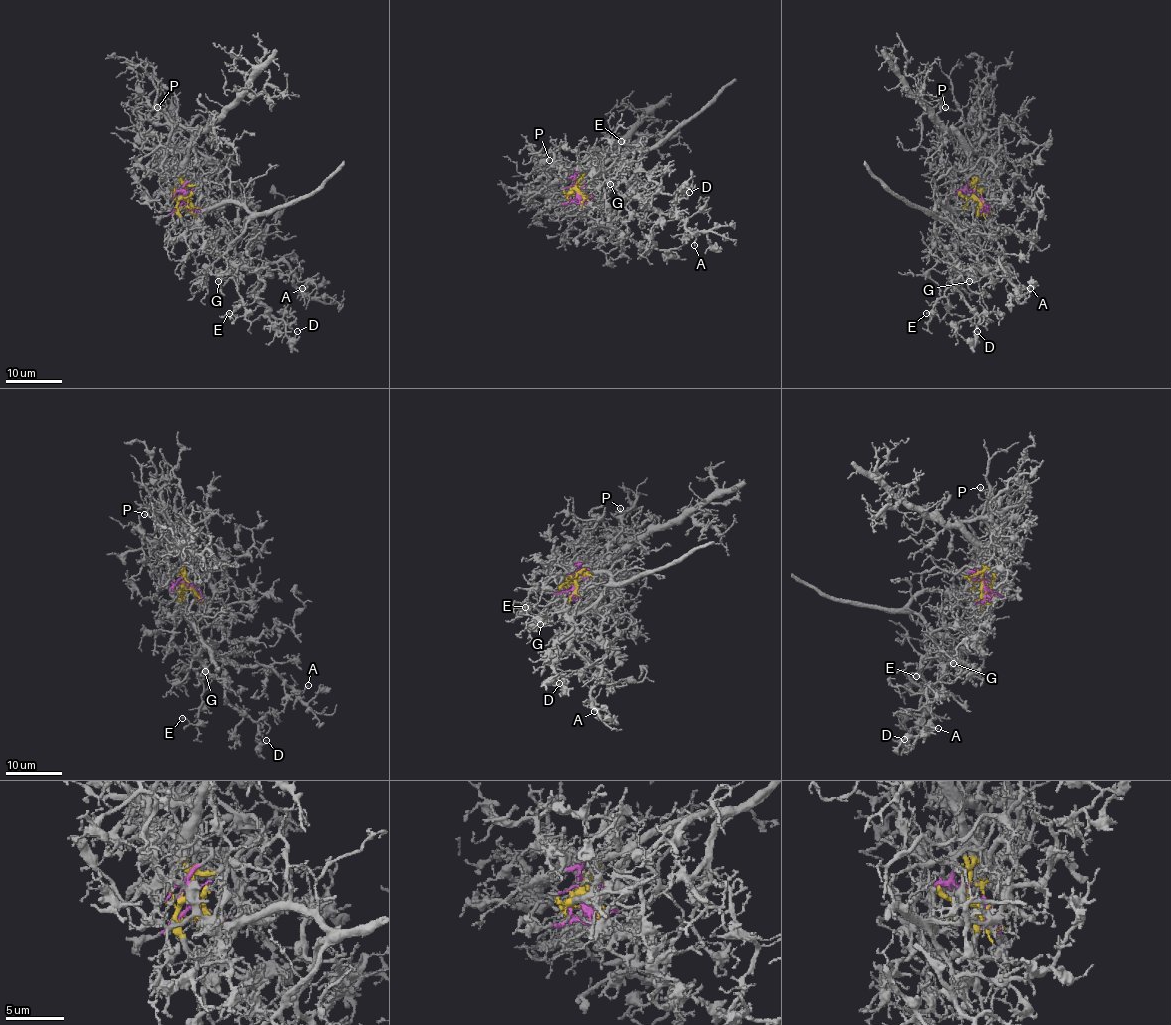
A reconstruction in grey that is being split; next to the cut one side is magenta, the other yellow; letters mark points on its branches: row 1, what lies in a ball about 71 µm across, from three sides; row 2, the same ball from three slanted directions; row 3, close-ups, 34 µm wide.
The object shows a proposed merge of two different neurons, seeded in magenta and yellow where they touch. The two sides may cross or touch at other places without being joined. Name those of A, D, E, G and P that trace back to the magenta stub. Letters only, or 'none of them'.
A, D, E, G

